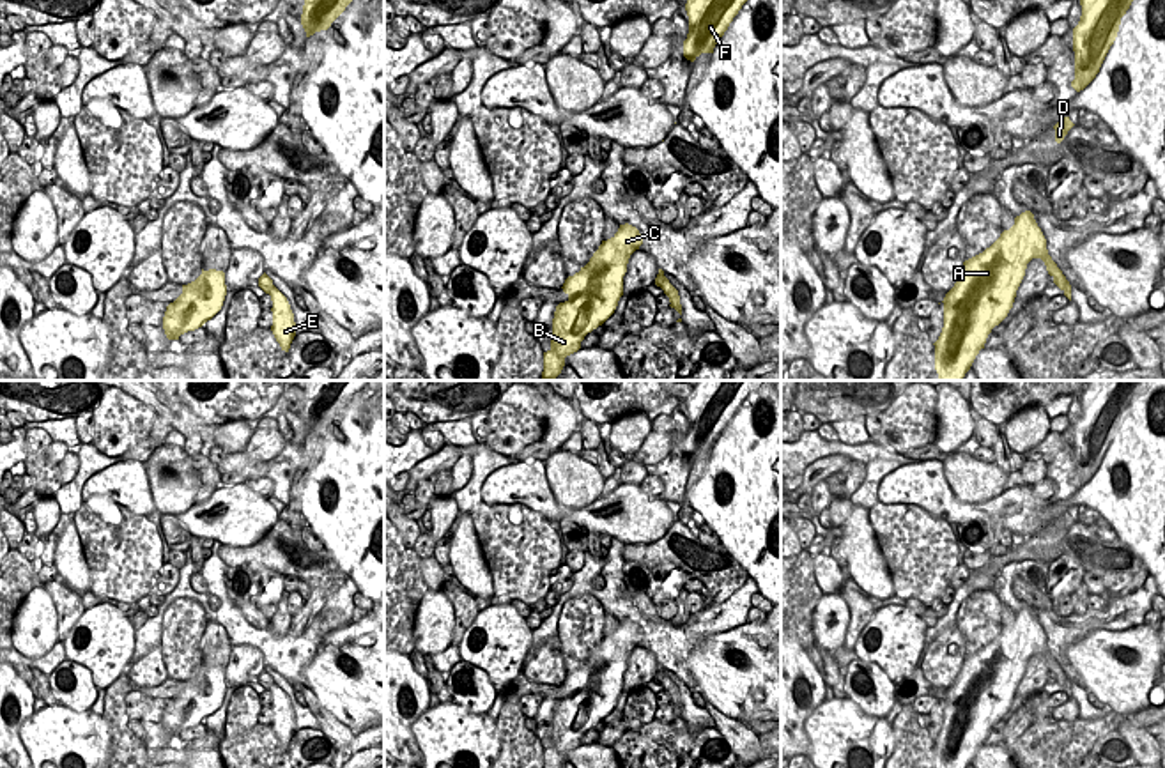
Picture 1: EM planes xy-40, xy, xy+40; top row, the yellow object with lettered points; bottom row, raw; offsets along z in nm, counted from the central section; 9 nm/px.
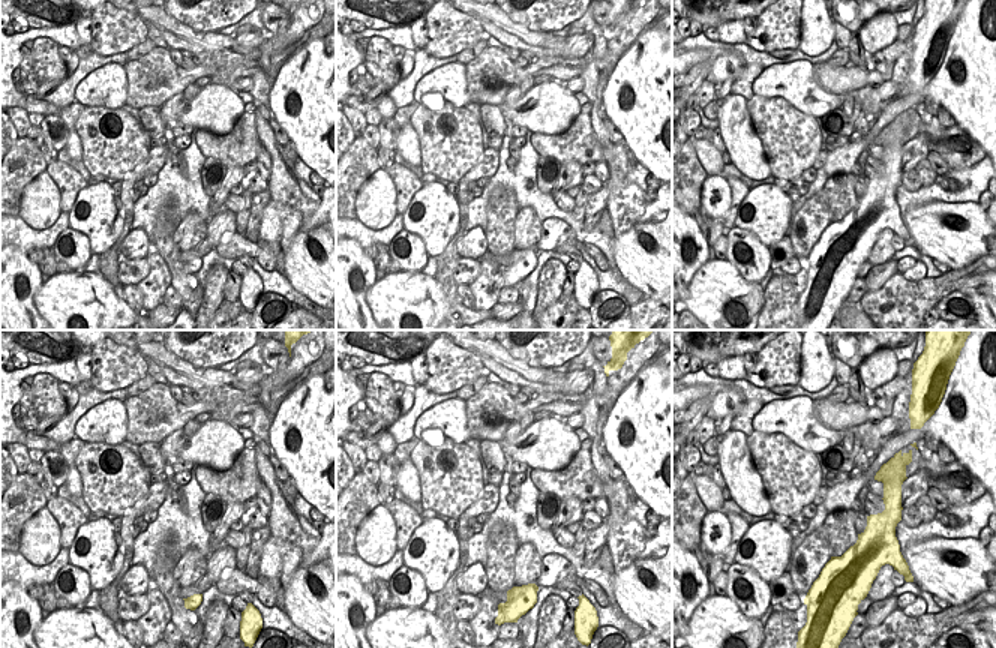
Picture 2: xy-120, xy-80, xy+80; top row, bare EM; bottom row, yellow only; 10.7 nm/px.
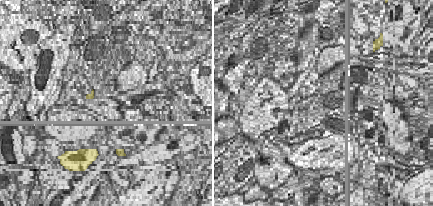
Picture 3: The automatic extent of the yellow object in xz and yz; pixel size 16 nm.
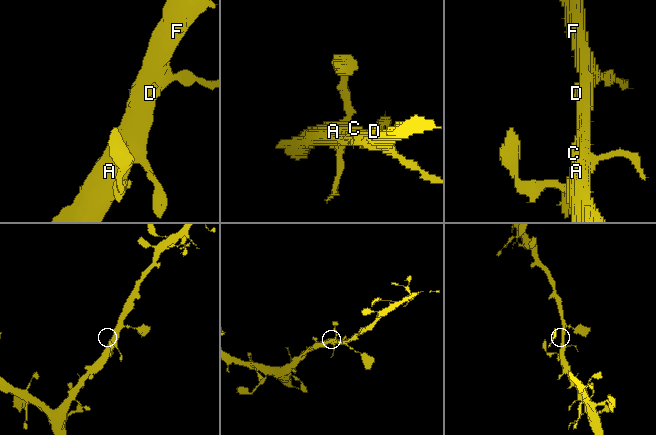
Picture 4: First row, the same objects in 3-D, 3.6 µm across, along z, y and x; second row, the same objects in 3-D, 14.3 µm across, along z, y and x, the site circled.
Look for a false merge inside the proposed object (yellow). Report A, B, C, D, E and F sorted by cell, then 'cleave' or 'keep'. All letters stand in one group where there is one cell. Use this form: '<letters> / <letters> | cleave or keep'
A B C D E F | keep

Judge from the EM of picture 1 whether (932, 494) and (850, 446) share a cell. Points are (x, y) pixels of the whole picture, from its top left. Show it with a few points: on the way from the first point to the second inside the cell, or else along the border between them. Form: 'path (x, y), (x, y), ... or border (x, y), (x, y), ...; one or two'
border (921, 460), (893, 469), (880, 482), (877, 501); two

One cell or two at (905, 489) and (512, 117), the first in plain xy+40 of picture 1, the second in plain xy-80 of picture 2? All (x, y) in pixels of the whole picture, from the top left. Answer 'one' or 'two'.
one

